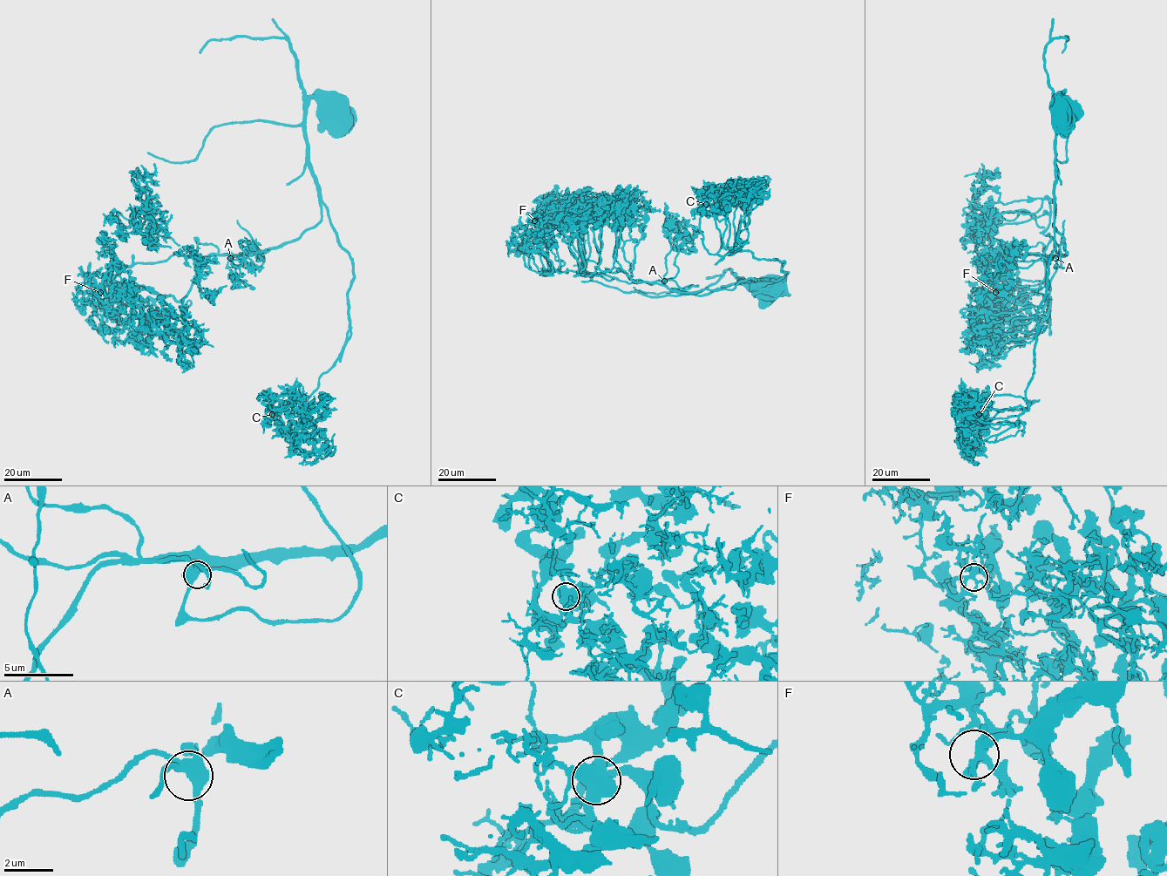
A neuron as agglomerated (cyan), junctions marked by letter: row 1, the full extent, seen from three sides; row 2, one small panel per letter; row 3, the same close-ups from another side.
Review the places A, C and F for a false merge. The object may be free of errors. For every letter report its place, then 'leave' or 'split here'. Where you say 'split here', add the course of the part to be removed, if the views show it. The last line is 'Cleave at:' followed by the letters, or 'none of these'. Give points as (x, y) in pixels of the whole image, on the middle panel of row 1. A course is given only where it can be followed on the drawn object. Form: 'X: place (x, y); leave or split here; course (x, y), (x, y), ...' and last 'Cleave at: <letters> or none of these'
A: place (664, 281); leave
C: place (706, 204); leave
F: place (534, 220); leave
Cleave at: none of these

